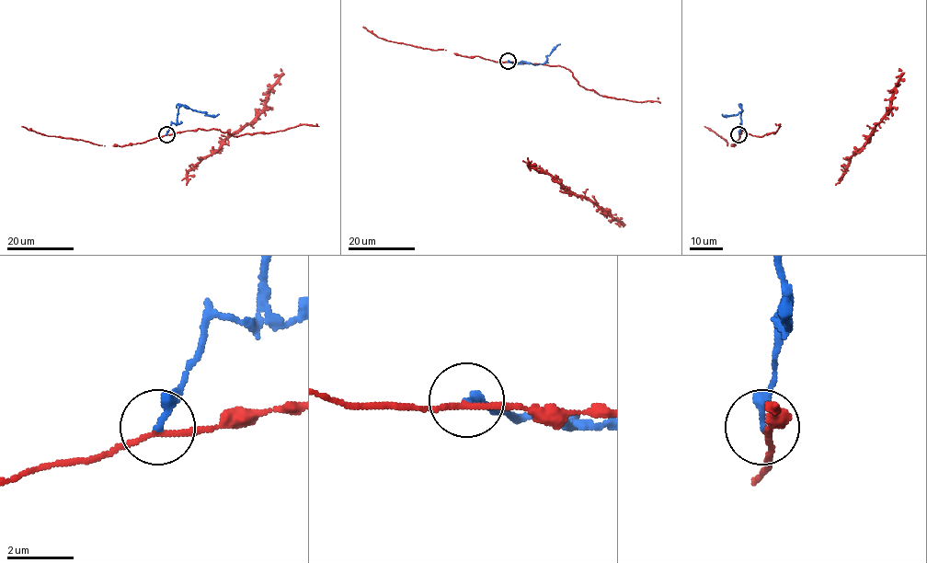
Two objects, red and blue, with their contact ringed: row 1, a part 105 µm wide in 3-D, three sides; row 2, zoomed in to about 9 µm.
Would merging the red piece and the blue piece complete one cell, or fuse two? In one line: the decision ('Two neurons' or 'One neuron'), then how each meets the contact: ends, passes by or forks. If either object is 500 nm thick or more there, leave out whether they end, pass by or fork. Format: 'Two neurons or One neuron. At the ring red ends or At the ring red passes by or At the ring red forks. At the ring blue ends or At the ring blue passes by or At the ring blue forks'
Two neurons. At the ring red passes by. At the ring blue ends

